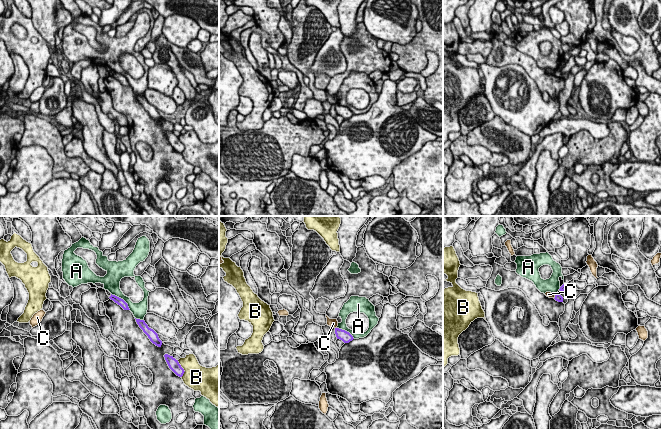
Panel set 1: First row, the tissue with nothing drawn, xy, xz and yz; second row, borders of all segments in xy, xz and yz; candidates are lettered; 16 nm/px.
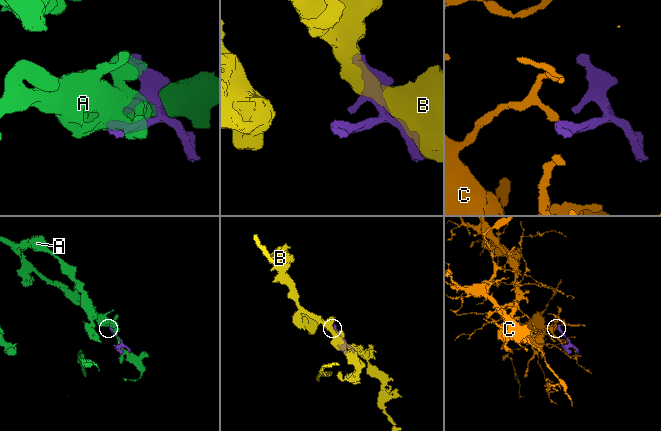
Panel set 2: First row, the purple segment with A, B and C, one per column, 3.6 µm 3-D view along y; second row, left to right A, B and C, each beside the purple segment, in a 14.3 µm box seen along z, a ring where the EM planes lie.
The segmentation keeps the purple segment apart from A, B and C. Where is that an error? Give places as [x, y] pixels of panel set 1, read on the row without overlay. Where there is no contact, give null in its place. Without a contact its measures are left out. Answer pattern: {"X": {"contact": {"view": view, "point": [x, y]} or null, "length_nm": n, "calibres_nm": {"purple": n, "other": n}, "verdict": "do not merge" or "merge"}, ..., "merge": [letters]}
{"A": {"contact": {"view": "xy", "point": [122, 75]}, "length_nm": 420, "calibres_nm": {"purple": 120, "other": 200}, "verdict": "do not merge"}, "B": {"contact": {"view": "xy", "point": [183, 145]}, "length_nm": 300, "calibres_nm": {"purple": 170, "other": 400}, "verdict": "do not merge"}, "C": {"contact": {"view": "yz", "point": [555, 72]}, "length_nm": 80, "calibres_nm": {"purple": 120, "other": 90}, "verdict": "do not merge"}, "merge": []}

